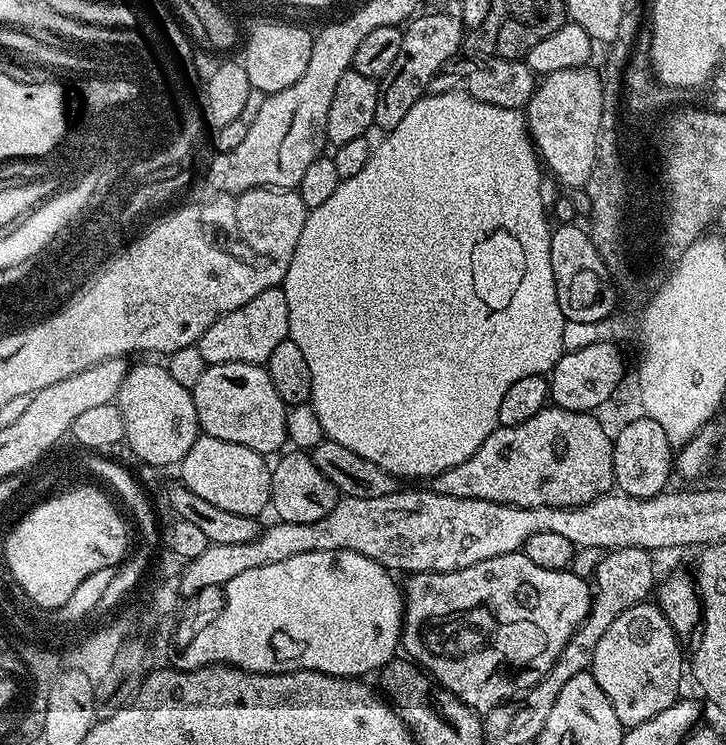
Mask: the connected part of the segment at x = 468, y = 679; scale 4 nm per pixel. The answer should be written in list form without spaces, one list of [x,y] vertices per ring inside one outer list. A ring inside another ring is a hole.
[[[523,551],[504,553],[452,572],[414,572],[402,584],[404,619],[400,629],[402,652],[416,661],[445,693],[470,706],[477,714],[499,709],[505,702],[515,701],[556,665],[566,642],[588,616],[594,588],[573,570],[546,570],[530,562]],[[451,600],[484,600],[477,608],[461,614],[449,624],[436,624],[420,636],[420,615],[424,604],[448,604]]]

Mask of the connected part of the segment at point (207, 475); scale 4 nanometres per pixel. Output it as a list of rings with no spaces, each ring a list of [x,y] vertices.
[[[200,434],[178,464],[179,479],[198,498],[206,498],[210,506],[230,510],[230,514],[259,517],[272,499],[272,468],[264,460],[267,459],[261,453],[246,446]]]

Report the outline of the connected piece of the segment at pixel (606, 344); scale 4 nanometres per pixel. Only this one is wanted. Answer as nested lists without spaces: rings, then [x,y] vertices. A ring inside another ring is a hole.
[[[604,341],[565,352],[550,373],[551,403],[555,407],[575,412],[592,412],[611,400],[618,382],[622,382],[626,375],[624,356],[618,345],[613,341]]]

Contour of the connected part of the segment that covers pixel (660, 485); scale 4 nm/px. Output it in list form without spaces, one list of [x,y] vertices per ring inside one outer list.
[[[642,415],[634,422],[619,425],[612,441],[614,454],[614,484],[621,493],[646,499],[665,491],[668,479],[674,476],[674,449],[666,438],[666,430],[654,418]]]

